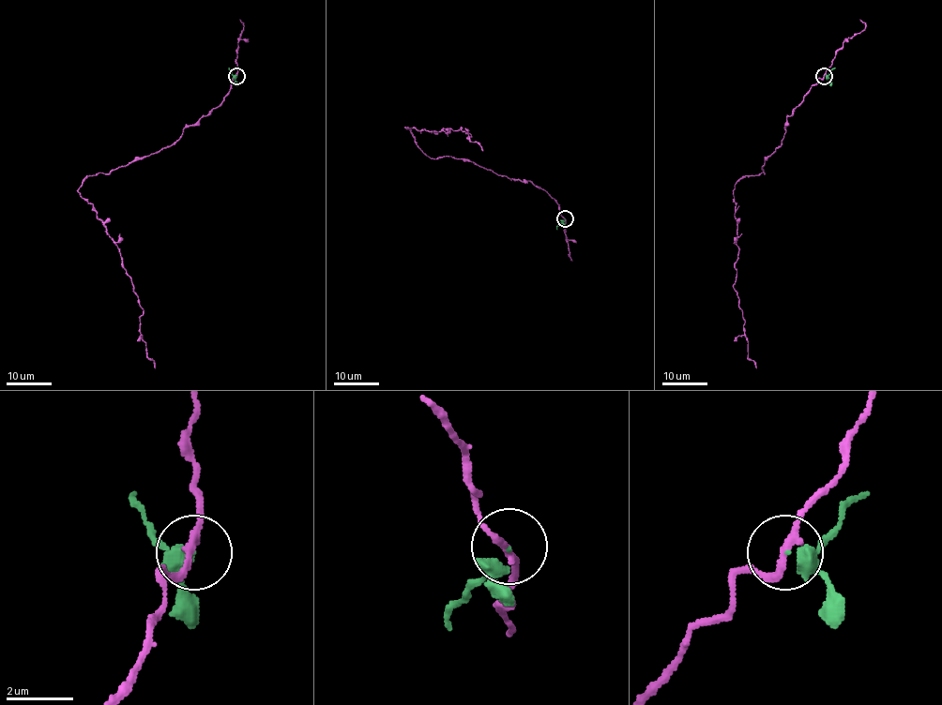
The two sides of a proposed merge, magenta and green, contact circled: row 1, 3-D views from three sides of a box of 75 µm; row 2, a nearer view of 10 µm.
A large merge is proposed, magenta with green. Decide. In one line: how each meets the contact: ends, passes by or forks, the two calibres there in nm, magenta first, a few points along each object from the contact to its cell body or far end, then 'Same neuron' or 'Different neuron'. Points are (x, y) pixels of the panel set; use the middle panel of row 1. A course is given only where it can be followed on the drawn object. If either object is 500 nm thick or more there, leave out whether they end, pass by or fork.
At the ring magenta passes by. At the ring green passes by. Thickness 200 nm (magenta) against 200 nm. Course of magenta: (565, 217), (529, 181), (450, 156), (430, 158), (405, 127), (446, 133), (461, 127), (483, 150). Course of green: (565, 217), (556, 229). Same neuron

